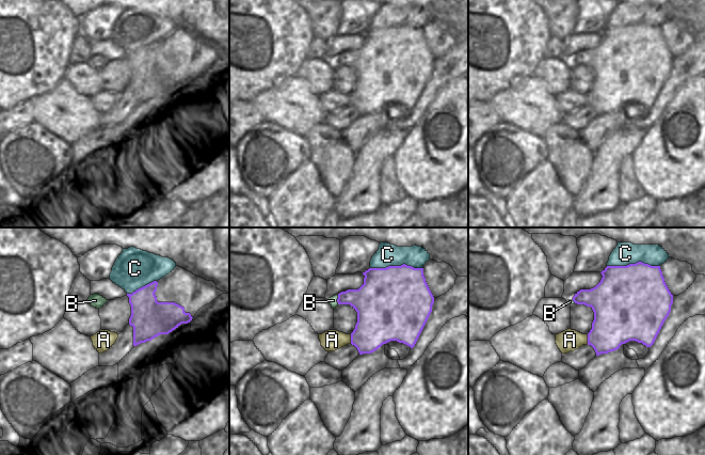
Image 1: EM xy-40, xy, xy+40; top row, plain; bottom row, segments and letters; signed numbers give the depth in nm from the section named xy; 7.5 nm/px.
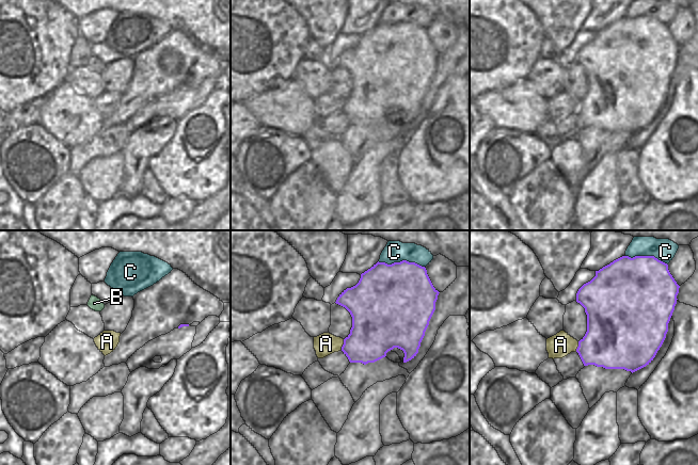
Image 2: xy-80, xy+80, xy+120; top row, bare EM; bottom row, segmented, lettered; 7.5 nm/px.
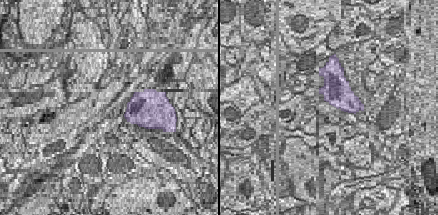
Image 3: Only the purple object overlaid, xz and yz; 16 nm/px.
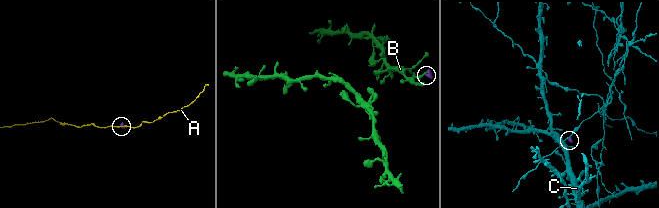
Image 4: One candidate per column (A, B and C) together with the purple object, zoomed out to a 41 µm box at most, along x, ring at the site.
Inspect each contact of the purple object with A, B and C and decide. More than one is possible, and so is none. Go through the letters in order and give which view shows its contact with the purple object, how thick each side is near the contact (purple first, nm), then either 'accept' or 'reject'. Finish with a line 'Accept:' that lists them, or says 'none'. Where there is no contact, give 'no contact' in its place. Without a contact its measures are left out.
A: xy+40 | 340/160 nm | reject
B: xy | 260/60 nm | accept
C: xy | 500/160 nm | reject
Accept: B

